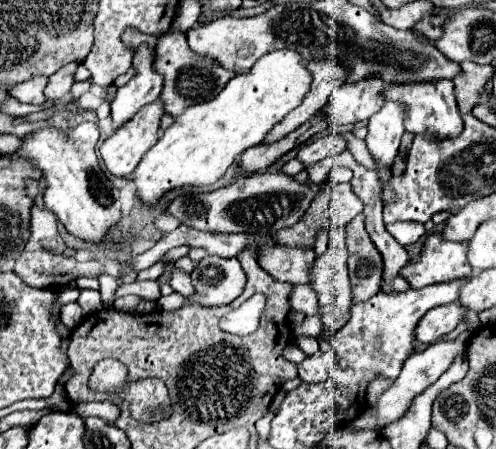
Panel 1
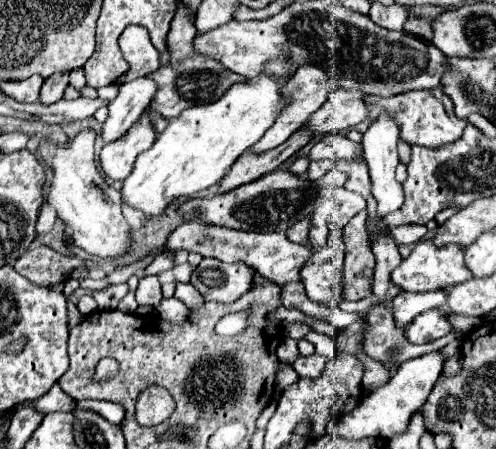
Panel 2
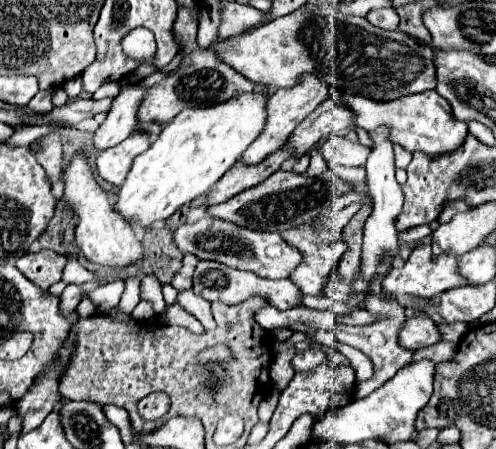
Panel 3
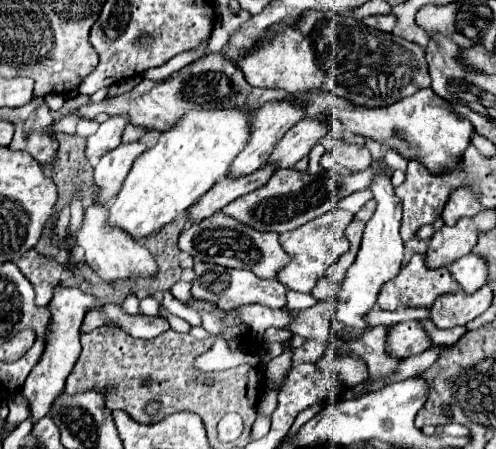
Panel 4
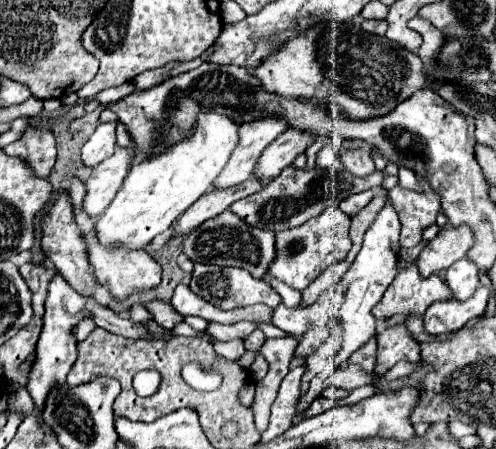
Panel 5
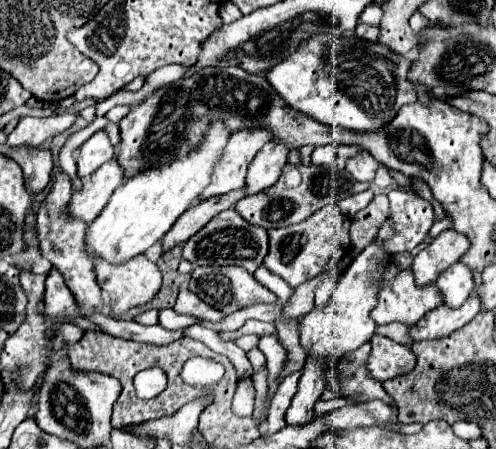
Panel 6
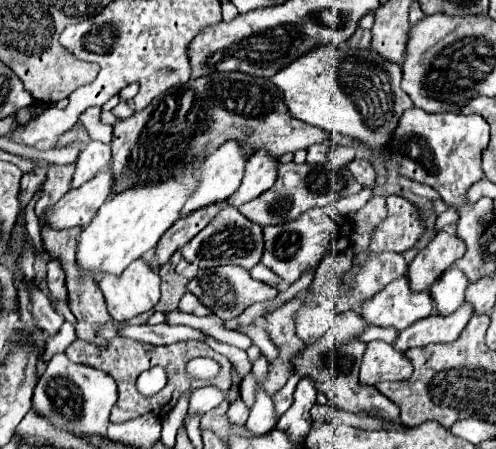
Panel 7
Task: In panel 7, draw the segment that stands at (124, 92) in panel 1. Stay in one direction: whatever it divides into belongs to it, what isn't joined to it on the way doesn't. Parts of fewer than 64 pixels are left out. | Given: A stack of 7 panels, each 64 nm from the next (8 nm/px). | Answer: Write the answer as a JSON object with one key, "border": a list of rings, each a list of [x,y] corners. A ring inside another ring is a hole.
{"border":[[[88,142],[84,146],[84,150],[80,152],[80,156],[78,156],[76,170],[74,170],[74,176],[72,176],[72,188],[82,186],[92,176],[96,176],[96,172],[100,172],[102,168],[108,166],[110,158],[112,158],[110,144],[104,144],[104,142]]]}

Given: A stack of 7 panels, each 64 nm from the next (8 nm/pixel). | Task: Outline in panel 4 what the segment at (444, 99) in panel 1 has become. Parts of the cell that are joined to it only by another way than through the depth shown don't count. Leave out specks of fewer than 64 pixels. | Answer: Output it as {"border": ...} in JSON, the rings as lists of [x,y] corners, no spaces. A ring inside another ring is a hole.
{"border":[[[424,88],[384,108],[354,106],[350,100],[336,98],[326,90],[308,96],[308,114],[320,114],[322,110],[326,110],[334,120],[340,120],[340,124],[350,128],[350,132],[374,138],[388,148],[396,148],[408,160],[420,160],[430,172],[452,170],[464,154],[464,148],[468,148],[470,134],[474,130],[474,126],[468,120],[456,116],[452,106],[444,98],[436,96],[432,88]]]}

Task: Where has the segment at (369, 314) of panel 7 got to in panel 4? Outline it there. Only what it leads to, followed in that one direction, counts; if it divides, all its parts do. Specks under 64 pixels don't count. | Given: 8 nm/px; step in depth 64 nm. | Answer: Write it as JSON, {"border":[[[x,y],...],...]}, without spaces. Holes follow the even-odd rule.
{"border":[[[416,252],[412,256],[412,260],[406,266],[402,266],[398,276],[388,280],[388,284],[384,284],[384,288],[380,290],[380,296],[378,296],[378,306],[382,310],[398,310],[404,306],[432,306],[436,296],[460,290],[460,284],[452,278],[452,272],[448,268],[444,268],[444,266],[428,268],[424,260],[426,260],[426,256]]]}

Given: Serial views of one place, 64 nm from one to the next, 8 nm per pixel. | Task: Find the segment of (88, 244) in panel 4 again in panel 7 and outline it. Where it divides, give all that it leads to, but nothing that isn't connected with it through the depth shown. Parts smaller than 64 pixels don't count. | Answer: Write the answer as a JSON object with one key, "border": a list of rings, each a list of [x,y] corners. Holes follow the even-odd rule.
{"border":[[[144,258],[134,260],[120,276],[102,274],[98,286],[116,322],[126,322],[150,310],[160,298],[160,276]]]}

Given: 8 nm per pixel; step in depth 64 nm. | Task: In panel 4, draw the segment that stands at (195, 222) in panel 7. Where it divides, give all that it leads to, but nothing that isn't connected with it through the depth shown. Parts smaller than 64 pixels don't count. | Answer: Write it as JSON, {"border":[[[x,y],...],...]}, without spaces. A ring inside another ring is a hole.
{"border":[[[264,164],[262,168],[258,168],[256,172],[248,174],[248,176],[238,176],[238,178],[222,178],[220,184],[212,186],[208,194],[204,194],[192,208],[188,218],[192,222],[204,220],[206,216],[212,216],[214,212],[218,212],[220,208],[224,208],[226,204],[230,204],[232,200],[264,186],[268,182],[268,178],[276,172],[276,164]]]}

